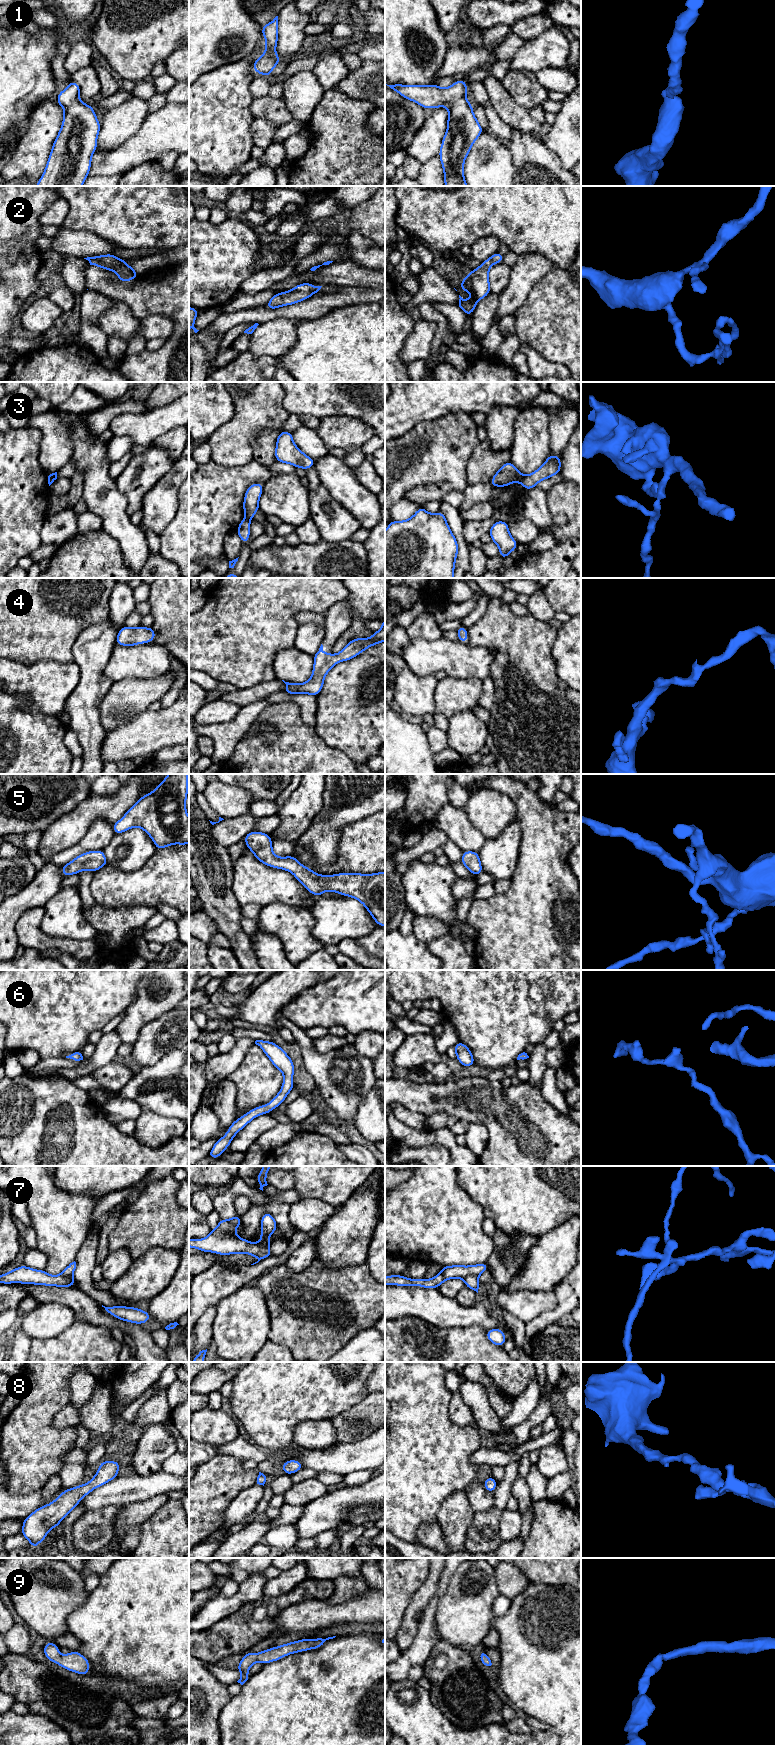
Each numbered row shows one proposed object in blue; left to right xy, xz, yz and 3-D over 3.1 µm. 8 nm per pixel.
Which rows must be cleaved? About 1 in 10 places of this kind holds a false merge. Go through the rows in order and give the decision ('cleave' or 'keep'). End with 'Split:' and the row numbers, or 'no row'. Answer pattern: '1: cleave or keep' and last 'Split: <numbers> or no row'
1: keep
2: keep
3: cleave
4: keep
5: keep
6: keep
7: cleave
8: keep
9: keep
Split: 3, 7

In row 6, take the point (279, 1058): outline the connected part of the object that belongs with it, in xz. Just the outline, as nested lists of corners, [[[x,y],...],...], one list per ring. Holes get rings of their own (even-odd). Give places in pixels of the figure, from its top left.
[[[256,1040],[255,1044],[264,1051],[272,1064],[283,1073],[283,1085],[279,1093],[267,1105],[253,1108],[231,1124],[227,1133],[216,1141],[208,1154],[207,1157],[212,1159],[217,1159],[228,1148],[235,1135],[249,1124],[253,1118],[262,1114],[269,1114],[283,1103],[287,1095],[295,1087],[293,1083],[294,1063],[287,1053],[271,1041]]]

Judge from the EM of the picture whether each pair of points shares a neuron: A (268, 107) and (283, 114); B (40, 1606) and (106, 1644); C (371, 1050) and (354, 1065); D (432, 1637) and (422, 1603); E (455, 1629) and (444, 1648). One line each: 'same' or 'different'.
A: same
B: different
C: different
D: different
E: different

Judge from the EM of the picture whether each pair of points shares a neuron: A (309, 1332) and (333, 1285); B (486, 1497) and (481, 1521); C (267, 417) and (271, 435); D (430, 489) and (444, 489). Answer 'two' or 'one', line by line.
A: one
B: two
C: two
D: one

